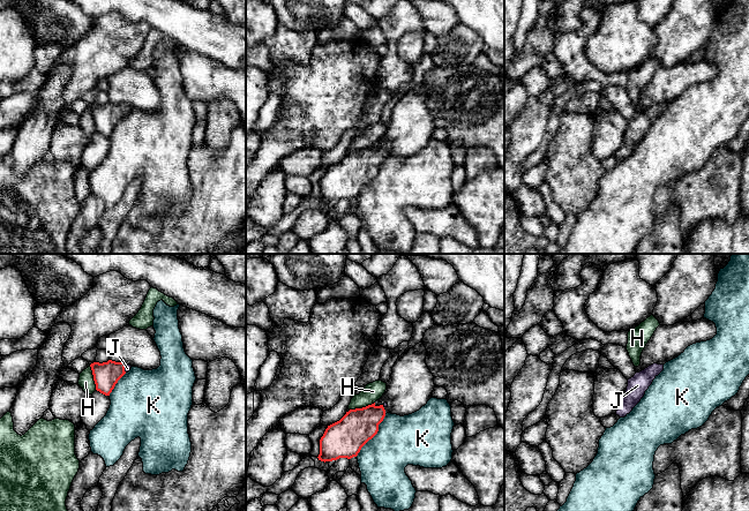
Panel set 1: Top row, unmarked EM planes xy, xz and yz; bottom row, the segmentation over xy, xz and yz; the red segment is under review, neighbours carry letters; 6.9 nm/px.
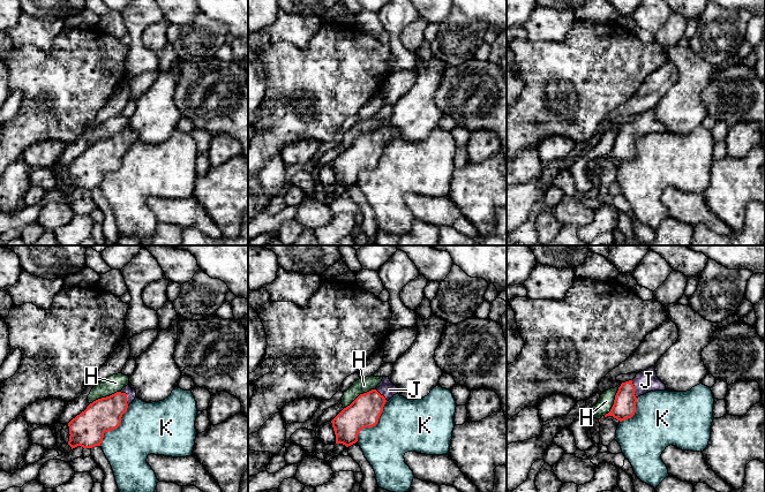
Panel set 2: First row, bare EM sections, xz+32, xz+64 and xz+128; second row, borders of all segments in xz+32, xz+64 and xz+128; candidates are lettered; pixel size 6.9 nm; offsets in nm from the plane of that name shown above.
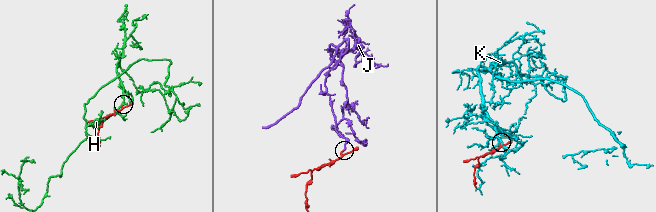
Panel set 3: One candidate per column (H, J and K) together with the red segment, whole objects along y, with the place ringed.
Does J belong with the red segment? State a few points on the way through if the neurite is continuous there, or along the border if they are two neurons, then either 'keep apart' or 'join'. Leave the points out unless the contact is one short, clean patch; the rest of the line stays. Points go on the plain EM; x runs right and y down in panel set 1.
runs through xy (106, 117), (124, 110), (127, 110); join

